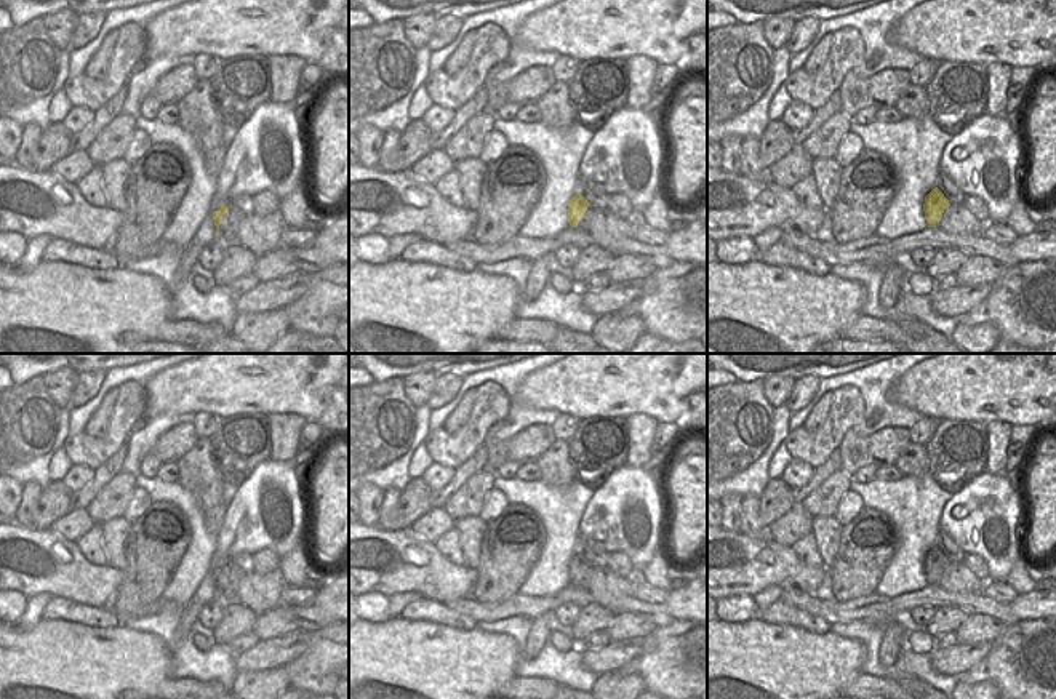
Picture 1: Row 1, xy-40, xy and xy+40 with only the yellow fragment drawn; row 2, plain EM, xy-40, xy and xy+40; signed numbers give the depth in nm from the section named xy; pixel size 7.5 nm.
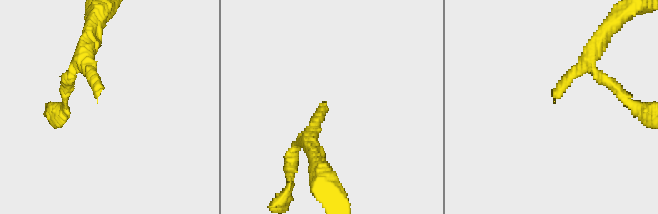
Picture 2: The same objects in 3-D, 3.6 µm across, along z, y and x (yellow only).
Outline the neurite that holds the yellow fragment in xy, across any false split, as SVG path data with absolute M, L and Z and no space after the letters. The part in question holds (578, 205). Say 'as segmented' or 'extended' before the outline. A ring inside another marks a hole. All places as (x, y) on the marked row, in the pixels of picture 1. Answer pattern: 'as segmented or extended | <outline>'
extended | M576 194L568 203L570 226L587 230L587 226L594 216L594 210L594 205L590 205L581 194Z

